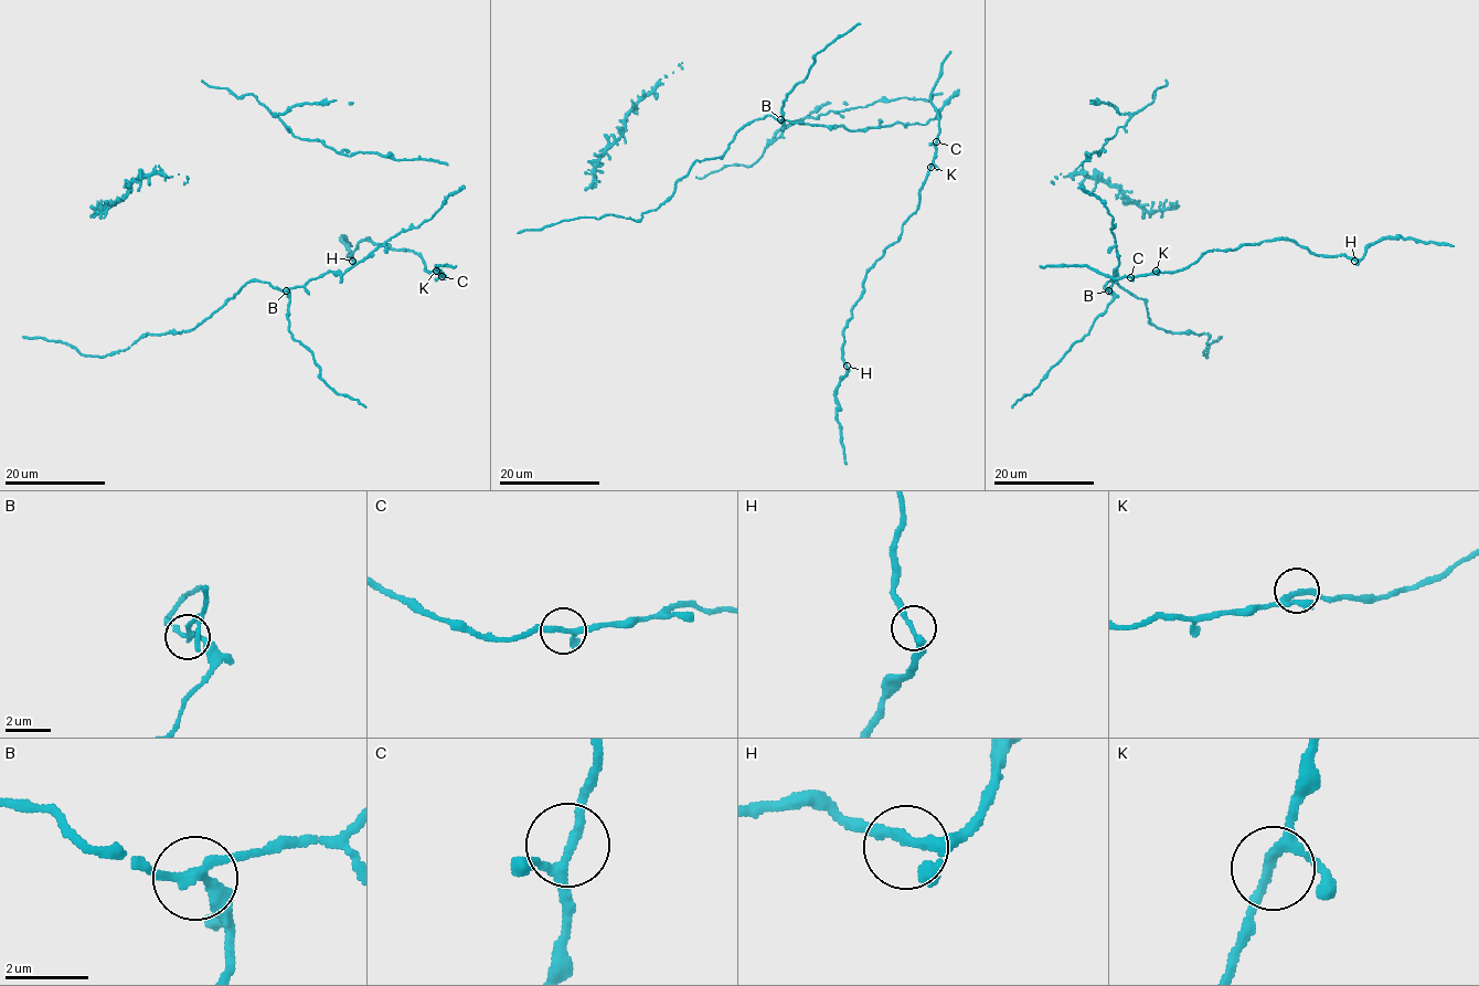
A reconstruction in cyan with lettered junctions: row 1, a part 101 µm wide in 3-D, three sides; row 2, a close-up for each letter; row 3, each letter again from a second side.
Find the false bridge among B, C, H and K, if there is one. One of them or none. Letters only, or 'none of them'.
B

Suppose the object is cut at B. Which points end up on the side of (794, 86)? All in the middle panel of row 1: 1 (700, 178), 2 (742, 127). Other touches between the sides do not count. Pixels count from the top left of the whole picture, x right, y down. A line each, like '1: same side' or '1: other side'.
1: other side
2: same side

